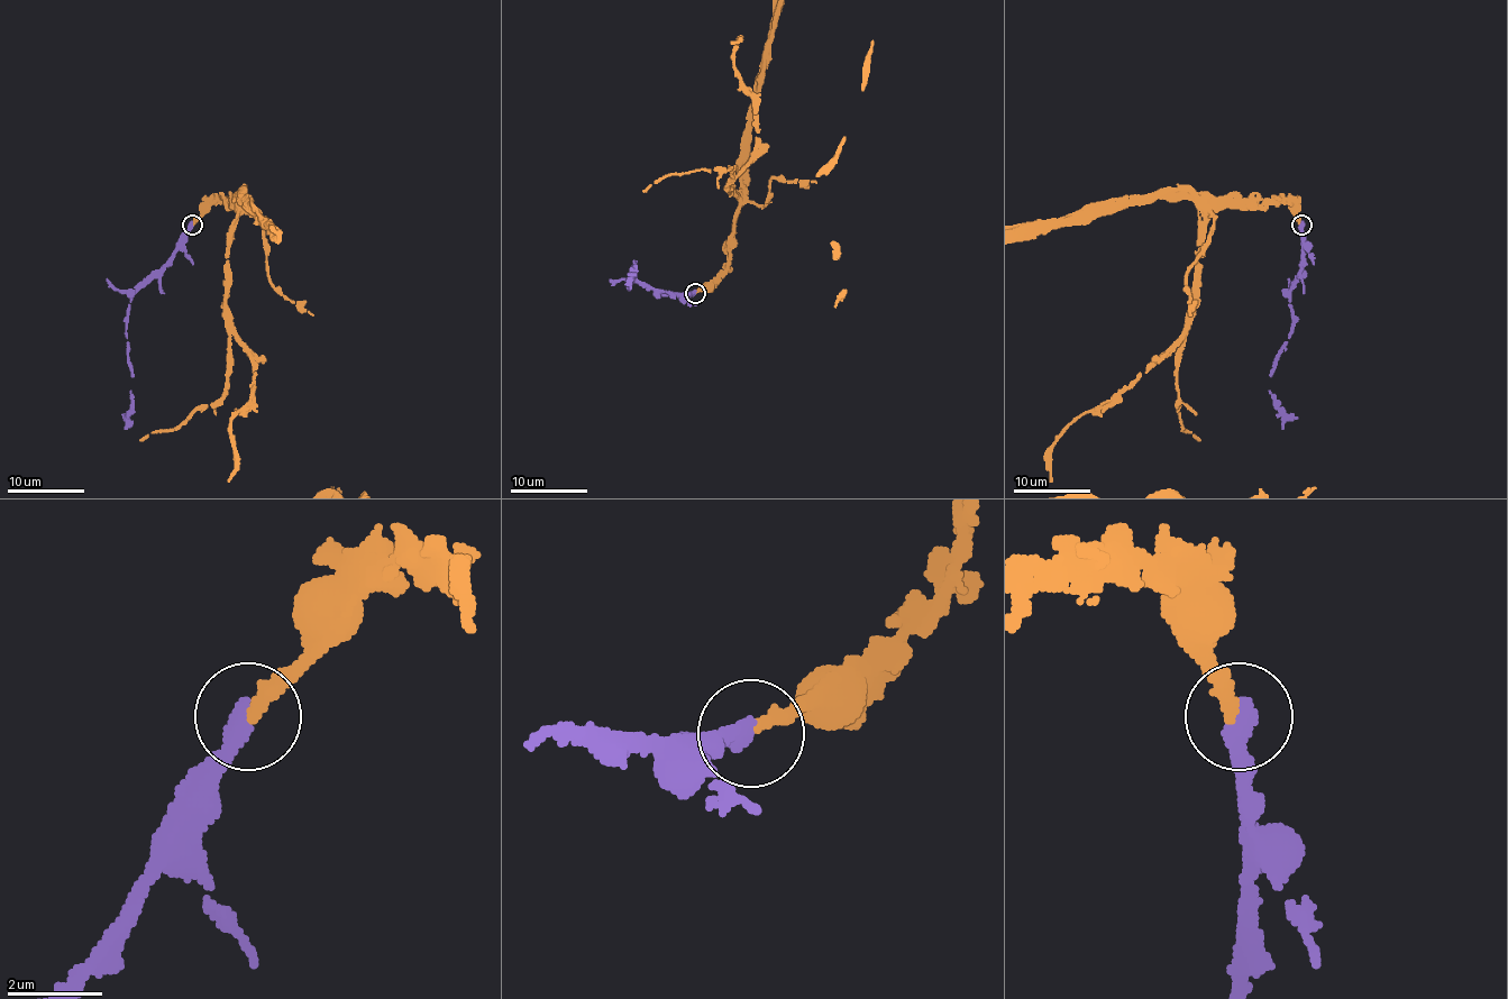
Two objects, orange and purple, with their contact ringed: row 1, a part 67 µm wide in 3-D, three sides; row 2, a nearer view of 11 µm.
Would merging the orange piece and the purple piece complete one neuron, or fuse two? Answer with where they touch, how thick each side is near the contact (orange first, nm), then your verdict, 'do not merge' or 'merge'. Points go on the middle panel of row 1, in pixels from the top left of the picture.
at (695, 293); 280 nm thick on the orange side, 340 nm on the other; merge

